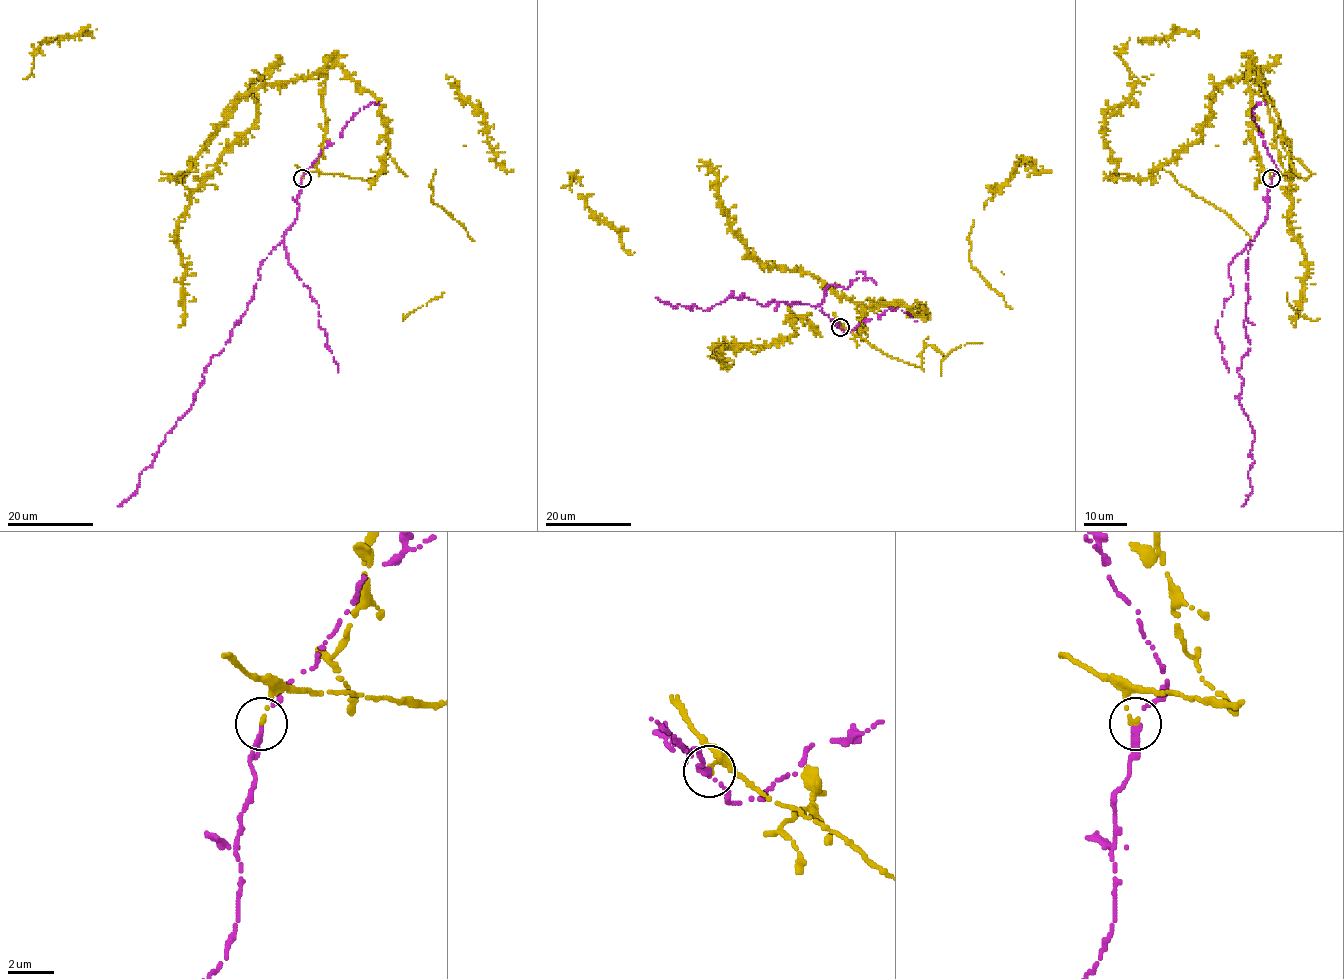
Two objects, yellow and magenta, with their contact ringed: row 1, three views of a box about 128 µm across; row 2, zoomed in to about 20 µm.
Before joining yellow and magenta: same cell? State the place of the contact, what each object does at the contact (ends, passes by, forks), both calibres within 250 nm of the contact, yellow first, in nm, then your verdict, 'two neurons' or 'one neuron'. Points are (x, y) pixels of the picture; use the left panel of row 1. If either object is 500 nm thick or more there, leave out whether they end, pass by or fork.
place (302, 178); yellow ends; magenta ends; calibres 190 and 280 nm; two neurons

